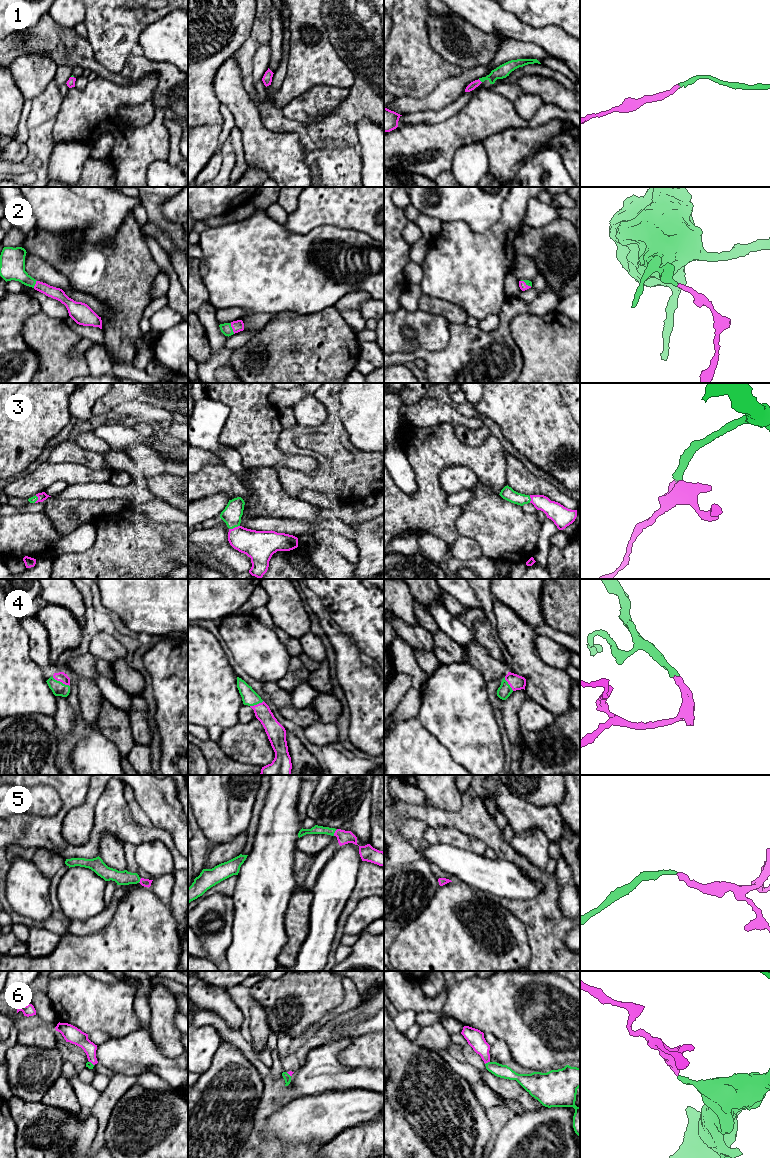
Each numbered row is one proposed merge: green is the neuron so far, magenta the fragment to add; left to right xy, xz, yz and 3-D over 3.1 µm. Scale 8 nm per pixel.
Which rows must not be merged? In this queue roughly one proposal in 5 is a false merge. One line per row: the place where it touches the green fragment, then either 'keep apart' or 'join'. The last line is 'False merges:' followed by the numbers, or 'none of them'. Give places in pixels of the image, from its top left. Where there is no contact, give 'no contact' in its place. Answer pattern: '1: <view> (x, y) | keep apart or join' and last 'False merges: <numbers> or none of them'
1: yz (480, 80) | join
2: xz (231, 328) | join
3: xz (234, 527) | join
4: xy (61, 682) | join
5: xz (334, 832) | join
6: yz (488, 1062) | join
False merges: none of them

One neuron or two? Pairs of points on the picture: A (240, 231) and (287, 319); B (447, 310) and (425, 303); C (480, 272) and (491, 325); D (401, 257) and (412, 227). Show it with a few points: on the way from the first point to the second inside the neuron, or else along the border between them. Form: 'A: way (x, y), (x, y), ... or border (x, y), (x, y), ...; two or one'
A: border (274, 313), (295, 311), (306, 315); two
B: way (442, 307), (430, 305); one
C: border (498, 314), (489, 314), (479, 321); two
D: border (408, 221), (403, 230), (403, 238), (411, 245); two

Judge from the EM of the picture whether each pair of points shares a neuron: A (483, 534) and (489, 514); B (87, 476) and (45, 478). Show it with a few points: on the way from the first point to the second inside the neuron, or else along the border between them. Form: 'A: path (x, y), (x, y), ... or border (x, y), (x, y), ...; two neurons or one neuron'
A: path (488, 529), (489, 519); one neuron
B: path (77, 474), (55, 474); one neuron

